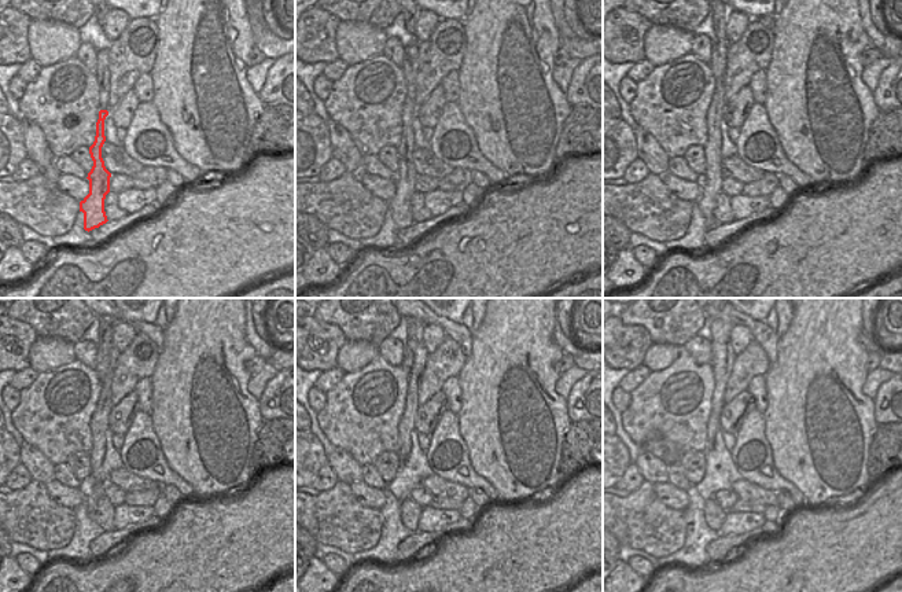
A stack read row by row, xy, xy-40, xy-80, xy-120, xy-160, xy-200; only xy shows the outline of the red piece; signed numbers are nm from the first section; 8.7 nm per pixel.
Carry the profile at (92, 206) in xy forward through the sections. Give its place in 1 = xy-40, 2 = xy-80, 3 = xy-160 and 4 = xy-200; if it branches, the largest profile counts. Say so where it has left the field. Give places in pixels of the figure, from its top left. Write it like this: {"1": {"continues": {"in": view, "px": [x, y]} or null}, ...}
{"1": {"continues": {"in": "xy-40", "px": [405, 176]}}, "2": {"continues": {"in": "xy-80", "px": [713, 177]}}, "3": {"continues": {"in": "xy-160", "px": [407, 425]}}, "4": {"continues": {"in": "xy-200", "px": [722, 356]}}}

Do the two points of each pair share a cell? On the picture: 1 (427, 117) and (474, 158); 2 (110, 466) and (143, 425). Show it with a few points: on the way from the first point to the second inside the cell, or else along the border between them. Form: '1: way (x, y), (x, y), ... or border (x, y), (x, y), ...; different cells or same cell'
1: border (446, 102), (438, 121), (431, 128); different cells
2: border (118, 452), (122, 466); different cells

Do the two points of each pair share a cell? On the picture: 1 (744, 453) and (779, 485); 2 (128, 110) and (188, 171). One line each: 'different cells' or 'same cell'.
1: same cell
2: different cells

